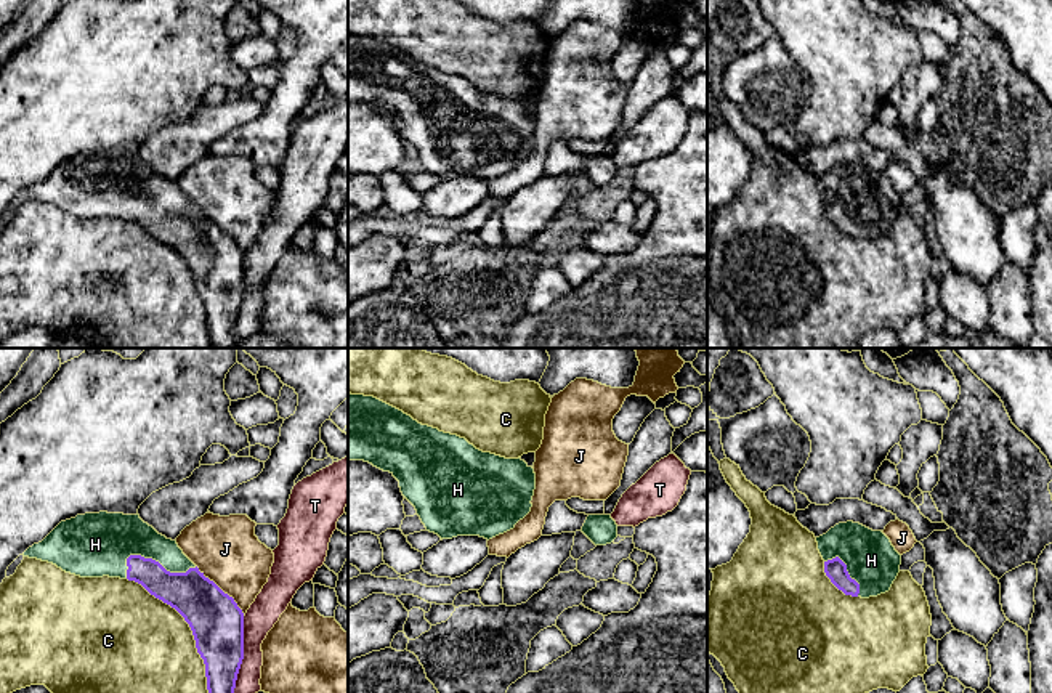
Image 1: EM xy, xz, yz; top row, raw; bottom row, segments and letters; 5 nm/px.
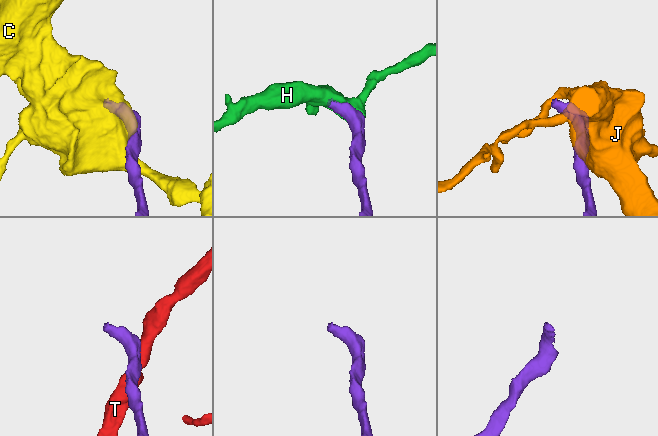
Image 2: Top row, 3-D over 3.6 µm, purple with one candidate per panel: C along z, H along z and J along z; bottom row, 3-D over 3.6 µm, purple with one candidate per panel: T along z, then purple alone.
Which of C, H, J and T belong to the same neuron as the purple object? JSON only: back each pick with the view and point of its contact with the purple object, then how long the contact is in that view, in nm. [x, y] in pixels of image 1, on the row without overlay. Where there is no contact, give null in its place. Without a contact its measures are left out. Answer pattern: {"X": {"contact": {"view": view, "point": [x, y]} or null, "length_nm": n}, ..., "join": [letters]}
{"H": {"contact": {"view": "xy", "point": [151, 199]}, "length_nm": 360}, "join": ["H"]}

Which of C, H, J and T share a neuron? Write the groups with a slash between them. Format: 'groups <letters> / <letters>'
groups C / H / J / T

